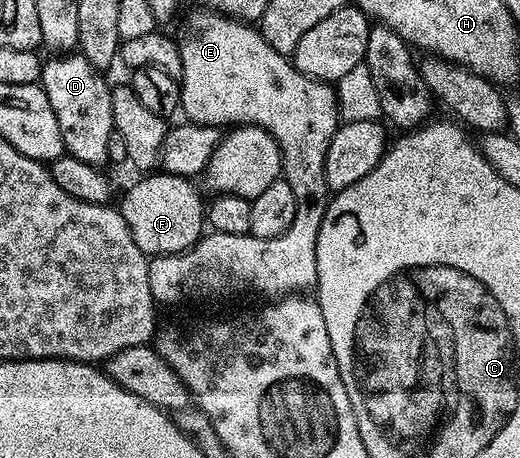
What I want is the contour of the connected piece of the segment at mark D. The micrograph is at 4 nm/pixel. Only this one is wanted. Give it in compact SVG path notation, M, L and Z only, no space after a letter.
M56 54L43 61L38 81L50 98L50 110L58 118L58 130L62 130L64 151L95 168L107 165L108 143L114 131L112 88L103 80L101 69L95 68L86 57L79 54Z

